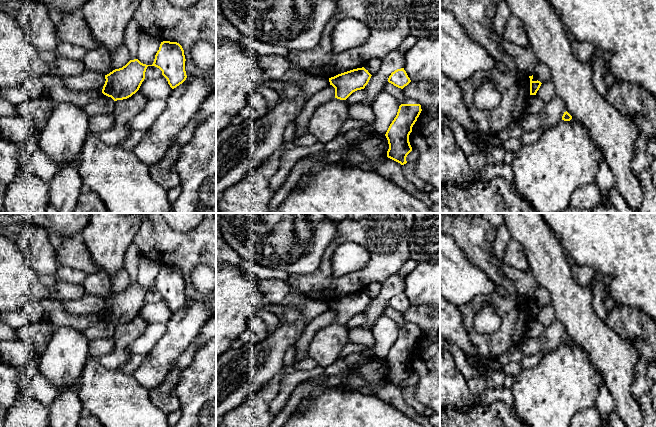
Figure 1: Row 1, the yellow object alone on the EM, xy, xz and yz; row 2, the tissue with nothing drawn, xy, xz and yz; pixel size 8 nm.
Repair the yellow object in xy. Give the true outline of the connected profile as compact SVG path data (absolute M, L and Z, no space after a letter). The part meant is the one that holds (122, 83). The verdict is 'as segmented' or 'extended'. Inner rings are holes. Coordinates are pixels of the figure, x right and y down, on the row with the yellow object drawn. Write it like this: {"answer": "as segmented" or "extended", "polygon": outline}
{"answer": "as segmented", "polygon": "M163 41L155 55L152 65L141 63L138 59L130 60L125 66L105 75L102 93L114 101L123 100L135 94L145 79L148 66L155 66L162 71L172 89L182 84L186 78L185 55L177 42Z"}

